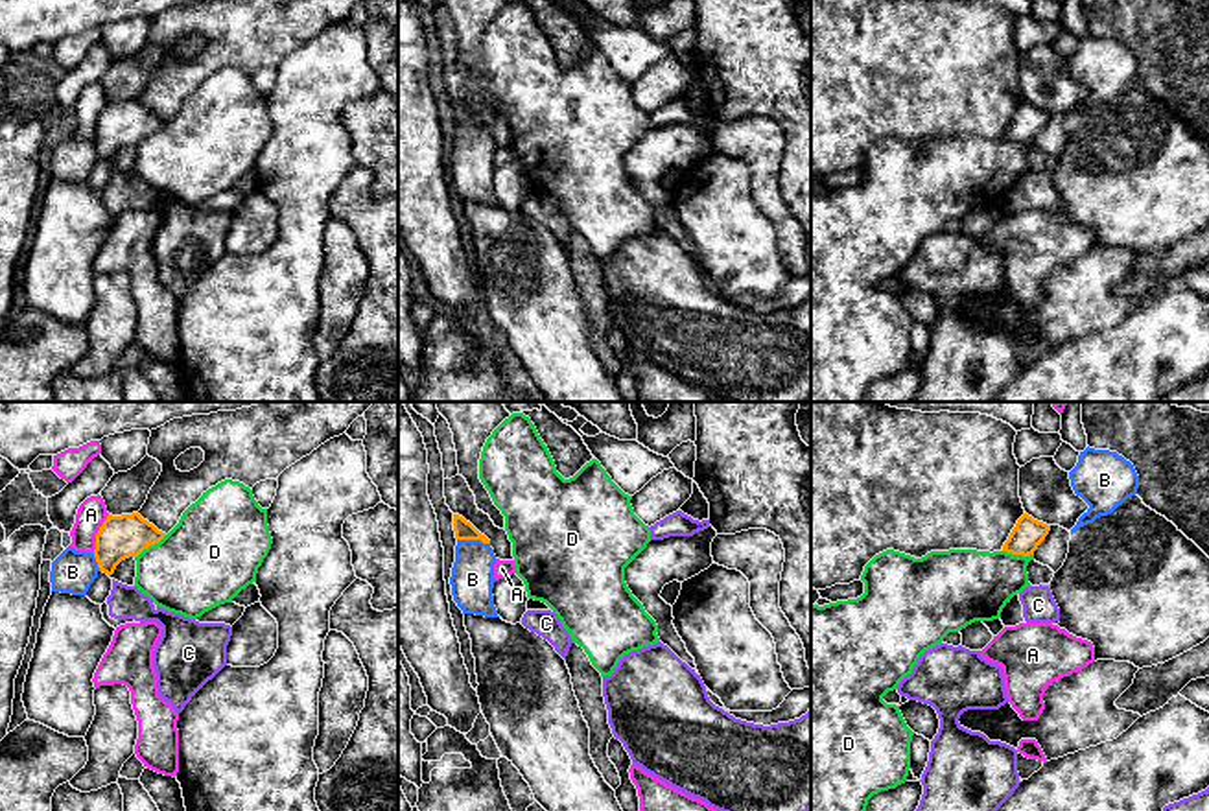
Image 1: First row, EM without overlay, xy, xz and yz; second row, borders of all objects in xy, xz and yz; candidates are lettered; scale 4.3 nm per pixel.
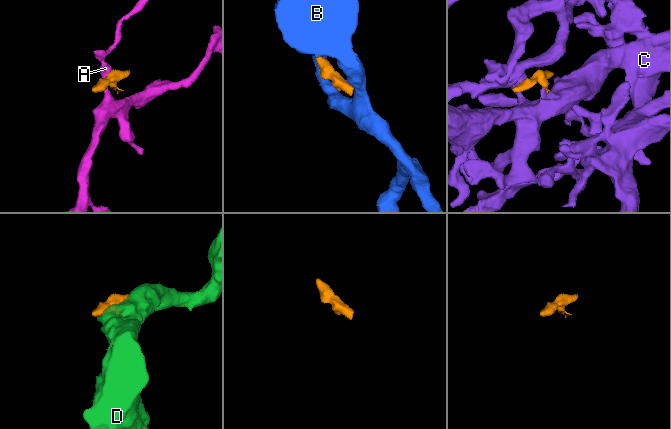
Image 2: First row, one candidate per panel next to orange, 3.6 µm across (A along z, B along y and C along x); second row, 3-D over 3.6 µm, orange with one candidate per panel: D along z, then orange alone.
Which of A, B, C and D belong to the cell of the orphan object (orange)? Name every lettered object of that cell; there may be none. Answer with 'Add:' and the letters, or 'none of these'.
Add: C

